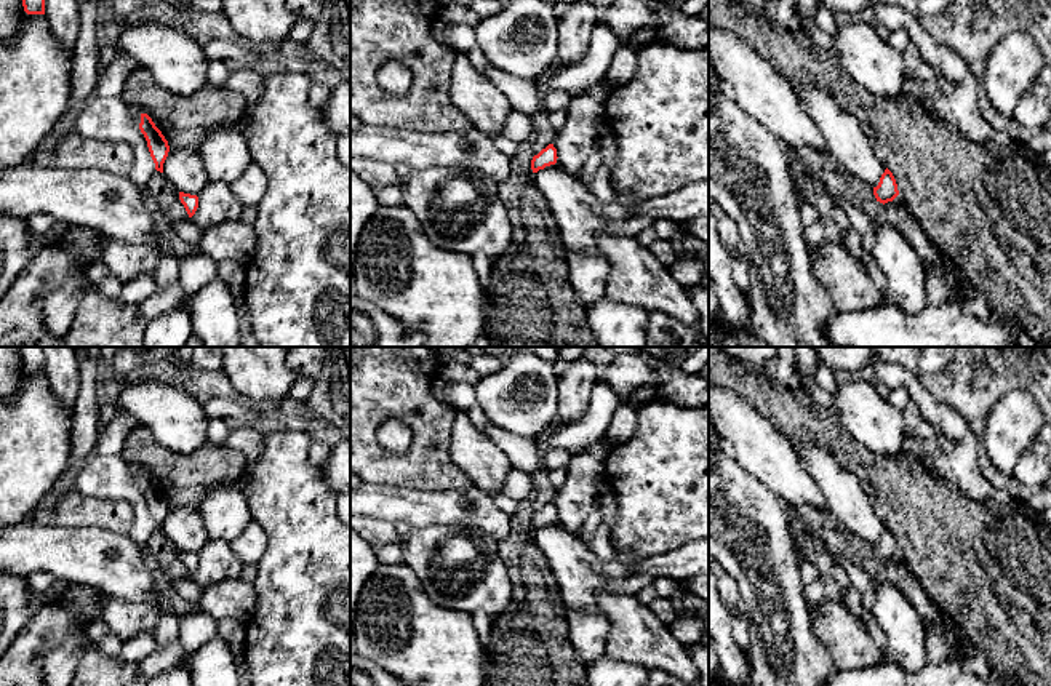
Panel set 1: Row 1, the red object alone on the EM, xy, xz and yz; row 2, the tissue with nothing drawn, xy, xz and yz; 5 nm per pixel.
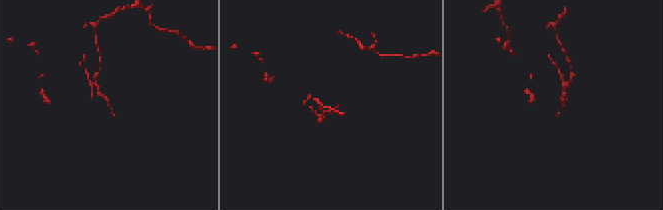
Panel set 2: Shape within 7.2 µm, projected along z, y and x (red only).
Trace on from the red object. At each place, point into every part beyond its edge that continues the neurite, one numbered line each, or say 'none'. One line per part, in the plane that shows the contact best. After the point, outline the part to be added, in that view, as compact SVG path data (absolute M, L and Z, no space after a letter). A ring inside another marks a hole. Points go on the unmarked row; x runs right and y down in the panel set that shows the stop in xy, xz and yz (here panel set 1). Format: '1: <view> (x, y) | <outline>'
none

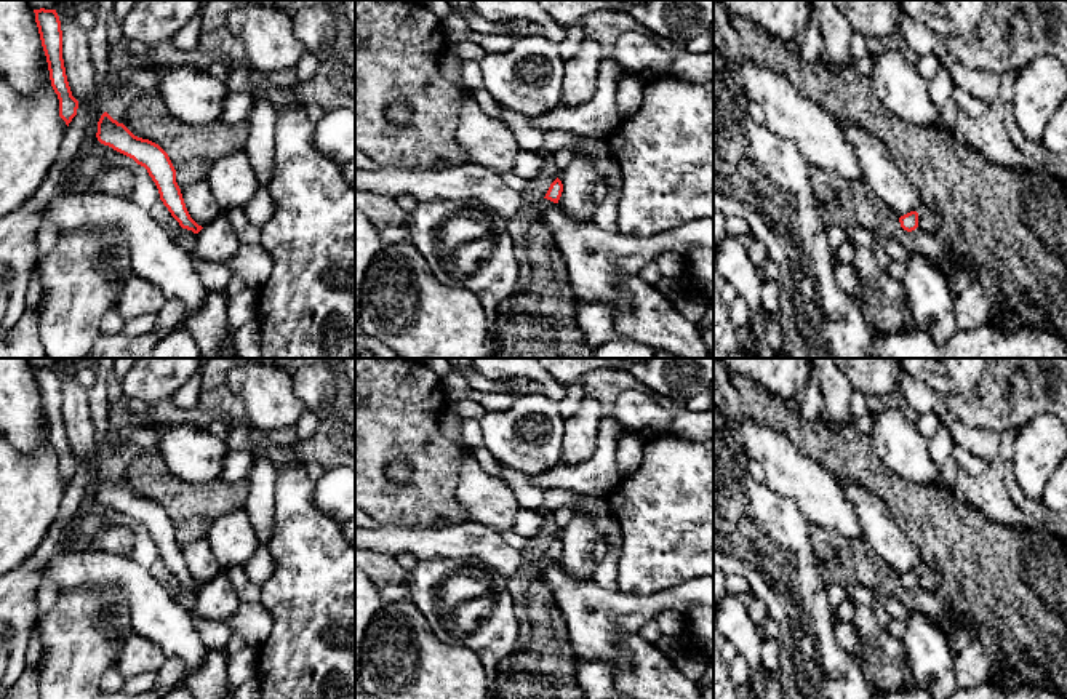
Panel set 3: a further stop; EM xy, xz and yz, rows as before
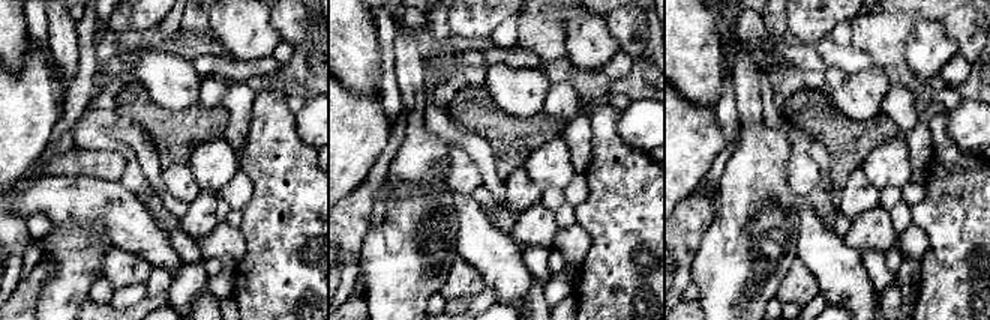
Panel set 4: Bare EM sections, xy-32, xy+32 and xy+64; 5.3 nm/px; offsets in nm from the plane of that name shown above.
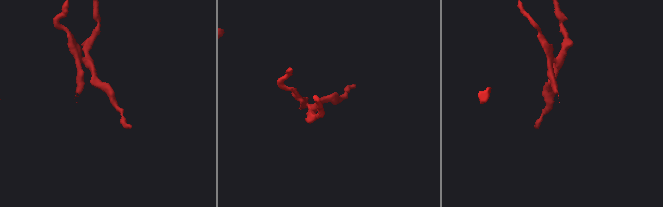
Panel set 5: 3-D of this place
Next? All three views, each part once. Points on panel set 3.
none

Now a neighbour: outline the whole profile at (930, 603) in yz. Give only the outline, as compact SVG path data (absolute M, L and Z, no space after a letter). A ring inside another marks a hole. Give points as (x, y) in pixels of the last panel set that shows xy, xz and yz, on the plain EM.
M809 526L809 536L817 555L822 581L829 584L861 584L875 595L896 597L910 611L920 611L929 619L936 617L953 632L947 605L939 593L917 585L907 590L899 576L864 539L843 539L837 533Z

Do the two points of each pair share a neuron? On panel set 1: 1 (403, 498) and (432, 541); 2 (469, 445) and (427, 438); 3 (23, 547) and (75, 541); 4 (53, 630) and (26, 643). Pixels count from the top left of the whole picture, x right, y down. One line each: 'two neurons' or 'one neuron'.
1: two neurons
2: two neurons
3: one neuron
4: one neuron

